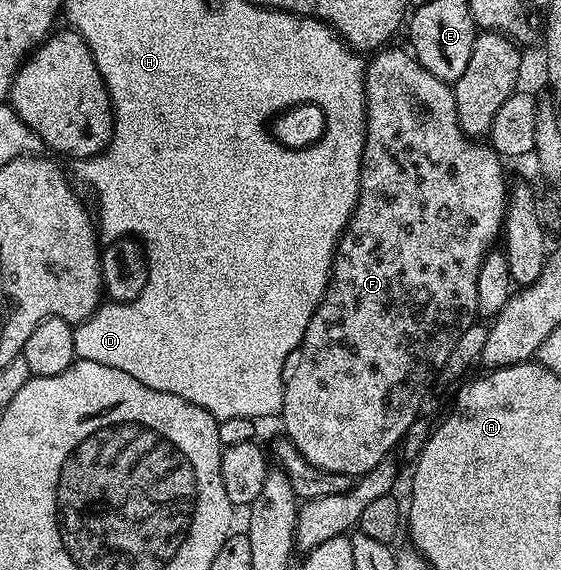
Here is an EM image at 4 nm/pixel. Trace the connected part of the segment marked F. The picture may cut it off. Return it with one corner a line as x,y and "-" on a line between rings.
384,48
379,52
373,53
367,59
366,69
364,71
364,87
366,88
366,140
364,141
364,155
362,156
363,168
360,169
360,198
356,201
356,207
352,213
352,219
348,222
344,234
340,237
340,243
336,245
336,257
332,260
332,276
328,280
328,291
324,293
324,299
318,304
318,308
314,312
314,316
310,320
310,324
306,328
306,336
300,341
300,347
294,352
290,352
290,356
284,362
284,371
282,372
282,380
284,381
284,409
282,411
282,419
284,418
283,433
294,444
294,448
298,448
298,452
302,452
302,456
311,466
317,466
319,470
326,472
338,472
339,474
350,474
359,476
370,472
370,468
374,468
378,463
385,461
389,457
388,454
400,441
404,438
404,433
408,429
415,427
418,422
416,413
420,410
420,401
424,398
424,393
428,390
428,385
439,375
440,369
446,364
446,356
450,356
450,351
453,350
454,344
458,344
458,336
462,336
462,332
466,332
466,328
473,326
477,321
478,311
478,276
480,269
484,267
484,260
488,257
492,246
497,245
498,239
502,234
504,225
504,208
506,205
506,182
504,186
504,166
501,155
497,154
492,149
491,145
482,144
483,141
473,140
469,135
465,134
458,120
458,112
456,111
456,92
449,83
438,80
438,76
434,76
430,72
426,72
426,68
422,68
422,64
417,62
415,57
407,49
392,50
393,48

